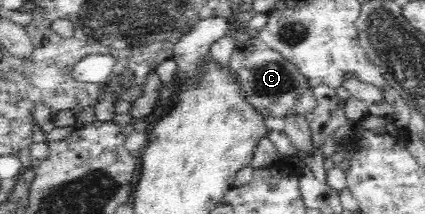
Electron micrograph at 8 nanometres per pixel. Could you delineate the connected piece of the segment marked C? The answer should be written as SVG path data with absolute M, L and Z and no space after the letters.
M260 38L237 42L228 65L232 73L238 76L248 102L267 118L282 118L287 114L306 116L317 105L310 79L301 73L293 61L268 47Z

